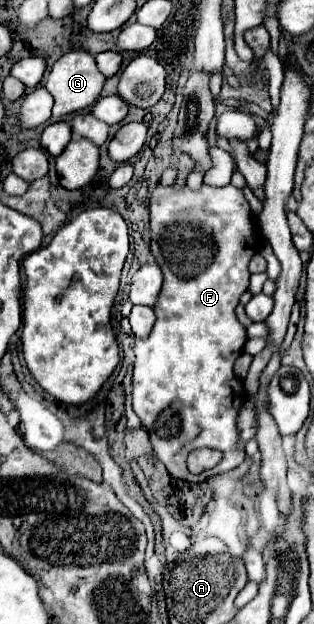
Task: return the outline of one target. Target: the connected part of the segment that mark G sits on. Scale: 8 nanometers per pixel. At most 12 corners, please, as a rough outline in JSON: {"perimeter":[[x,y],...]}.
{"perimeter":[[63,54],[45,88],[61,118],[93,106],[105,76],[93,54]]}

